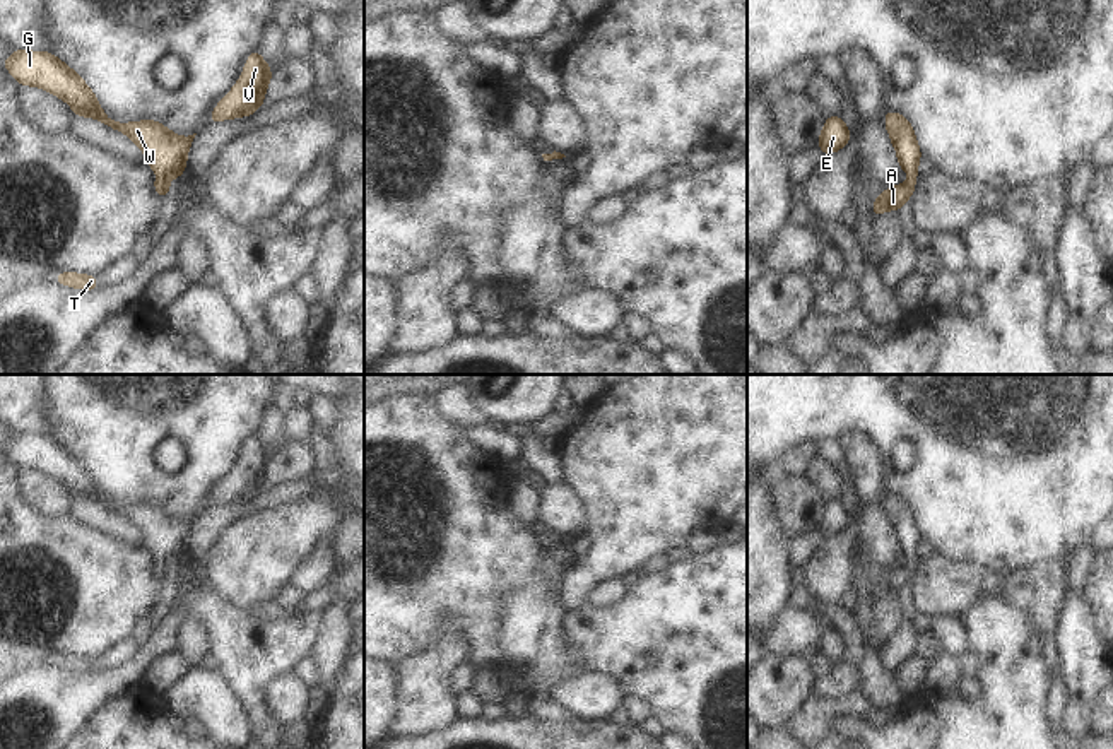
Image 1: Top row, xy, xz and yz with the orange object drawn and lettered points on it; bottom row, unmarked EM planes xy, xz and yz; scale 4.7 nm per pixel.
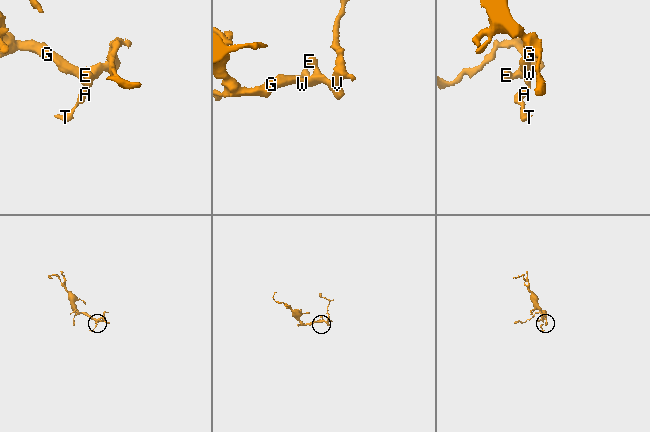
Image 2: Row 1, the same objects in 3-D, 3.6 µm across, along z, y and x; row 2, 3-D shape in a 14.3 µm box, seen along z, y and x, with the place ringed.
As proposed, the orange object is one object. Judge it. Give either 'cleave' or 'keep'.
keep

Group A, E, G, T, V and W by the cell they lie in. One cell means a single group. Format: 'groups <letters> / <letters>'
groups A E G T V W

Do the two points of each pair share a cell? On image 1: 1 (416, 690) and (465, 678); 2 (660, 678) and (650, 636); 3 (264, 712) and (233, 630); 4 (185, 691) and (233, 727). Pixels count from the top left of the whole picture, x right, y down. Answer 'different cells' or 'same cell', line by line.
1: different cells
2: same cell
3: same cell
4: same cell

